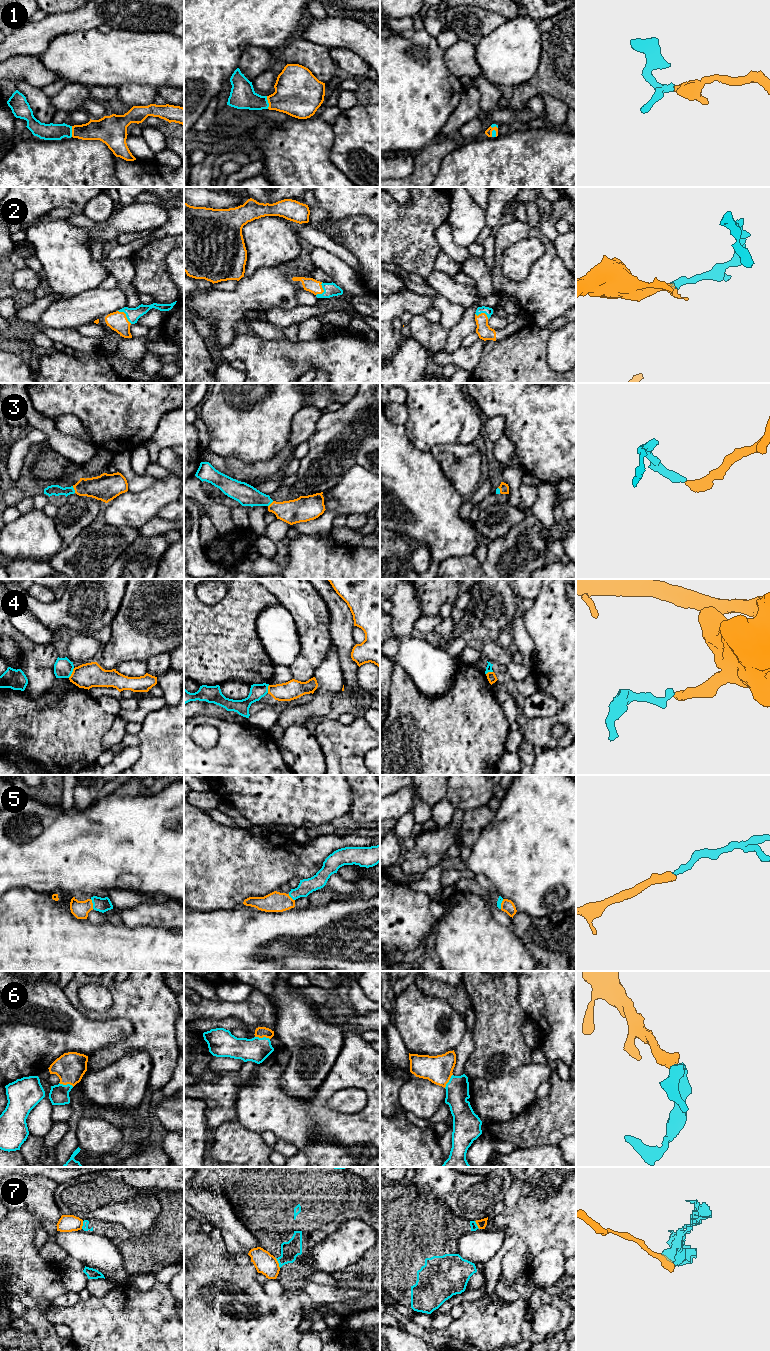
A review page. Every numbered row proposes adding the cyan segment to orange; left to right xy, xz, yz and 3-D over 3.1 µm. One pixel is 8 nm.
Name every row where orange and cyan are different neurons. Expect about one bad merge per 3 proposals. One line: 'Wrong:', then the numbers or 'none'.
Wrong: 4, 7

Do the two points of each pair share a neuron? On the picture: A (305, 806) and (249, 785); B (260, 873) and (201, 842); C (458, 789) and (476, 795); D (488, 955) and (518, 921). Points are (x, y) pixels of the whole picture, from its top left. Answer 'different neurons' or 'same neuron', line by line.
A: same neuron
B: same neuron
C: same neuron
D: different neurons

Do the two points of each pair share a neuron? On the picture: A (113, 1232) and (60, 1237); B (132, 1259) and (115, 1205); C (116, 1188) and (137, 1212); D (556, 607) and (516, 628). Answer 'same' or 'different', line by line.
A: different
B: different
C: same
D: different

